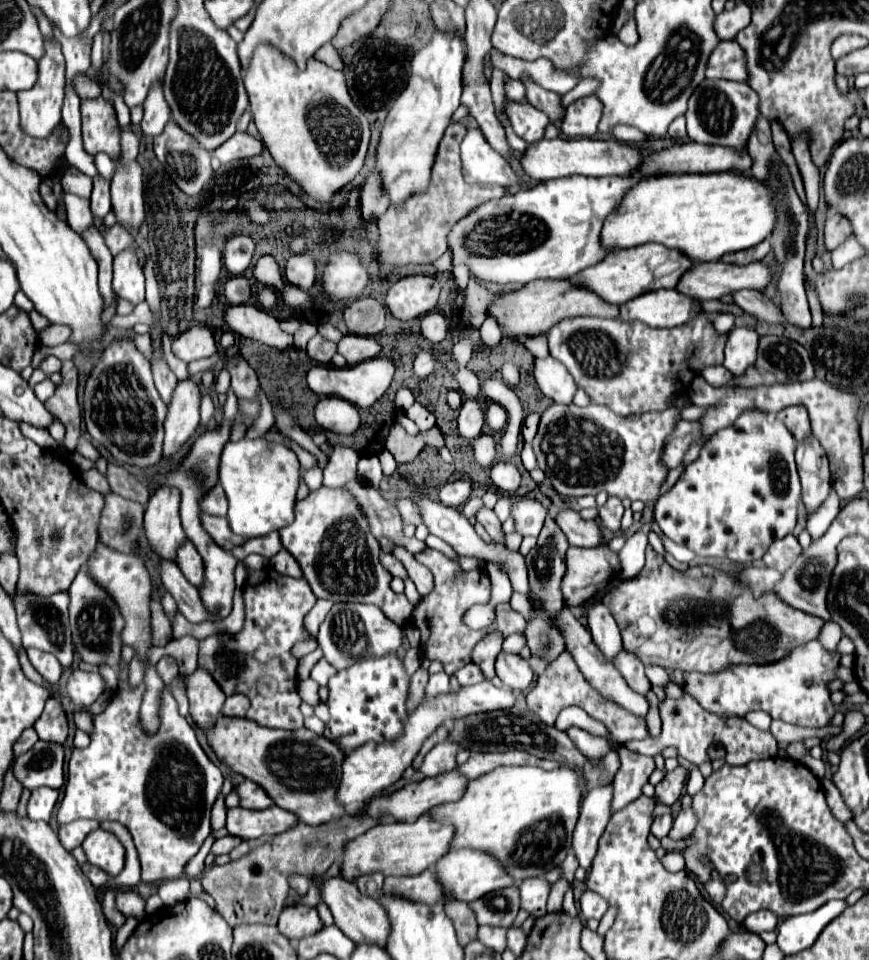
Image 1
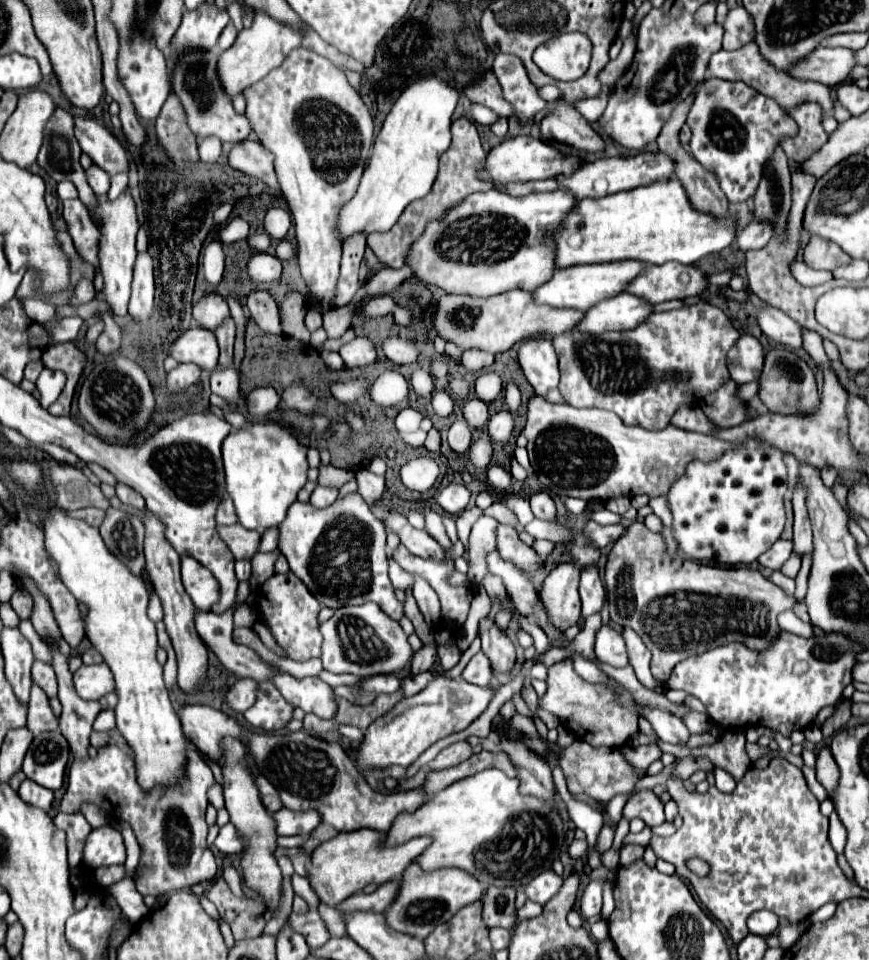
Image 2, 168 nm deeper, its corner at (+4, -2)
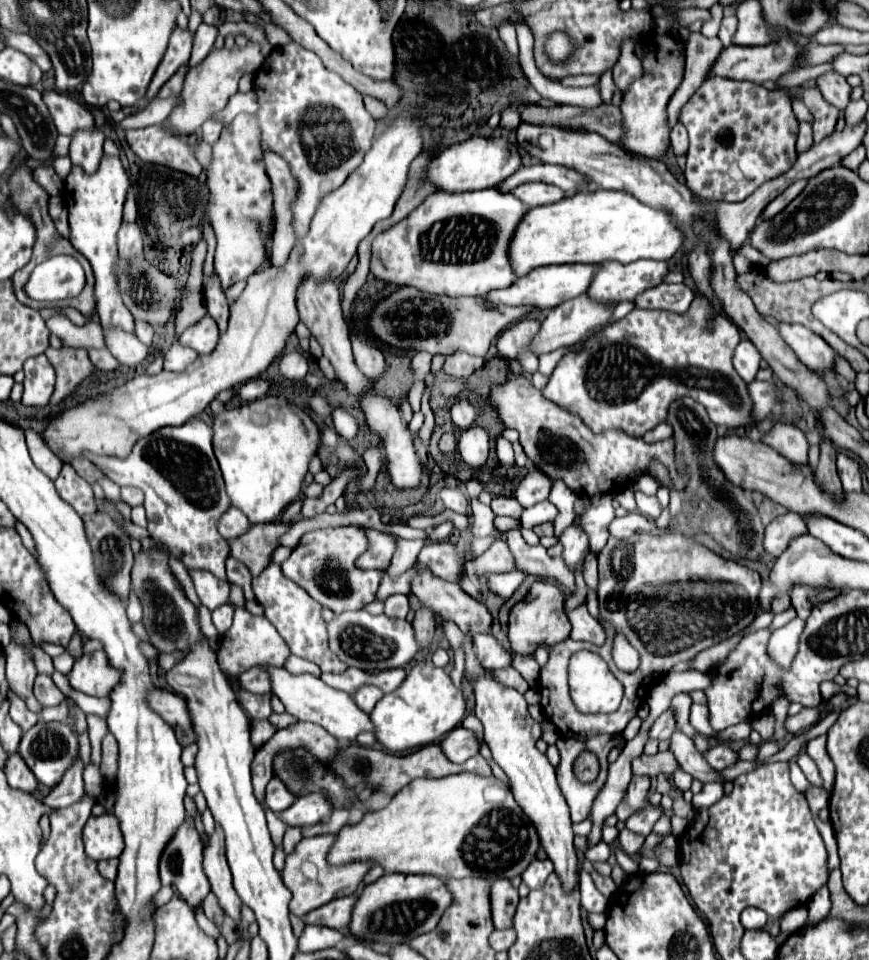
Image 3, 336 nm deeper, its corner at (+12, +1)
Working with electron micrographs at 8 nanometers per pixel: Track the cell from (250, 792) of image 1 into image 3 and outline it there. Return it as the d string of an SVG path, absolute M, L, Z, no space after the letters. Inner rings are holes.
M271 779L265 791L265 805L267 809L271 809L273 813L281 813L285 811L291 803L295 801L295 797L285 789L285 785L279 779Z

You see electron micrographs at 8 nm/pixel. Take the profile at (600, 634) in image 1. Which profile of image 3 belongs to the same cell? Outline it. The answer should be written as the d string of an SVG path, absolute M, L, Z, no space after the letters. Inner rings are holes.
M571 525L561 533L561 543L563 543L563 561L575 573L579 565L583 567L585 553L589 551L587 535L579 527Z

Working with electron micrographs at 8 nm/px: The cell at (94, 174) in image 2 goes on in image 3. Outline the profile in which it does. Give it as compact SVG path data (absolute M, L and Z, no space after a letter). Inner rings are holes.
M97 127L93 131L77 131L71 137L71 163L93 175L103 157L103 139L105 135Z

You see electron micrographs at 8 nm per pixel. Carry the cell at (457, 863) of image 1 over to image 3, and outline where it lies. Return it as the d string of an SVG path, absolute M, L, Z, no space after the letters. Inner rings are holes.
M383 875L375 883L367 885L359 895L359 901L351 919L351 933L365 941L379 943L407 943L409 939L429 933L437 927L443 911L451 905L451 891L443 879L433 875ZM391 927L397 935L391 935Z

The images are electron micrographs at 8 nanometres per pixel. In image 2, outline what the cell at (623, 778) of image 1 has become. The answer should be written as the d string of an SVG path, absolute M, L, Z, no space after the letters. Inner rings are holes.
M651 744L651 746L637 746L637 748L627 748L627 750L621 750L623 756L631 762L631 766L639 772L645 772L649 768L651 762L659 760L661 758L661 748L657 744Z

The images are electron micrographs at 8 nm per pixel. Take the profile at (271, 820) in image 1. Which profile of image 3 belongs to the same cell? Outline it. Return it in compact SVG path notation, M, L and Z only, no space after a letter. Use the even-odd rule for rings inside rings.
M315 793L299 797L289 809L281 813L281 819L287 827L303 827L319 823L329 813L331 813L331 803L321 793Z

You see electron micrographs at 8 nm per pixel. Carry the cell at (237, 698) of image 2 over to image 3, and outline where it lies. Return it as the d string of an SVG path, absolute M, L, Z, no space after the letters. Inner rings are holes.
M251 667L249 671L241 673L239 675L239 685L241 685L243 691L249 691L249 693L257 693L257 695L271 693L269 677L261 667Z

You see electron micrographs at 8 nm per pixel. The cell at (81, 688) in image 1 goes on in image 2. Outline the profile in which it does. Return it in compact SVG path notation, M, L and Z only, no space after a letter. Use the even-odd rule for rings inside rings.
M91 664L91 666L81 666L75 674L73 674L73 682L77 688L77 694L83 700L99 700L105 694L113 692L113 674L109 670L109 666L103 664Z

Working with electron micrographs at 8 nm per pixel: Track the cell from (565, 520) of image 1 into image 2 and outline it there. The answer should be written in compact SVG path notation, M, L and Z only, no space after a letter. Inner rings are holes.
M585 522L583 524L583 530L589 534L589 538L593 540L593 544L597 546L597 548L605 548L607 544L611 544L611 542L617 542L617 538L621 538L625 532L627 532L627 528L625 526L599 526L597 522Z

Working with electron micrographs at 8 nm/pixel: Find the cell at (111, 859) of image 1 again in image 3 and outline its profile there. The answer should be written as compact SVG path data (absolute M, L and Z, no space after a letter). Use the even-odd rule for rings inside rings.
M103 813L99 817L89 817L83 829L83 843L85 843L85 853L93 861L117 857L123 851L123 837L115 815Z

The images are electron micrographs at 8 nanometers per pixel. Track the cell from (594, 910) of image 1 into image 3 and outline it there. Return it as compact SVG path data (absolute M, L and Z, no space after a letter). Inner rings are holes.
M581 871L581 907L591 913L603 913L607 907L607 899L597 891L587 871Z

